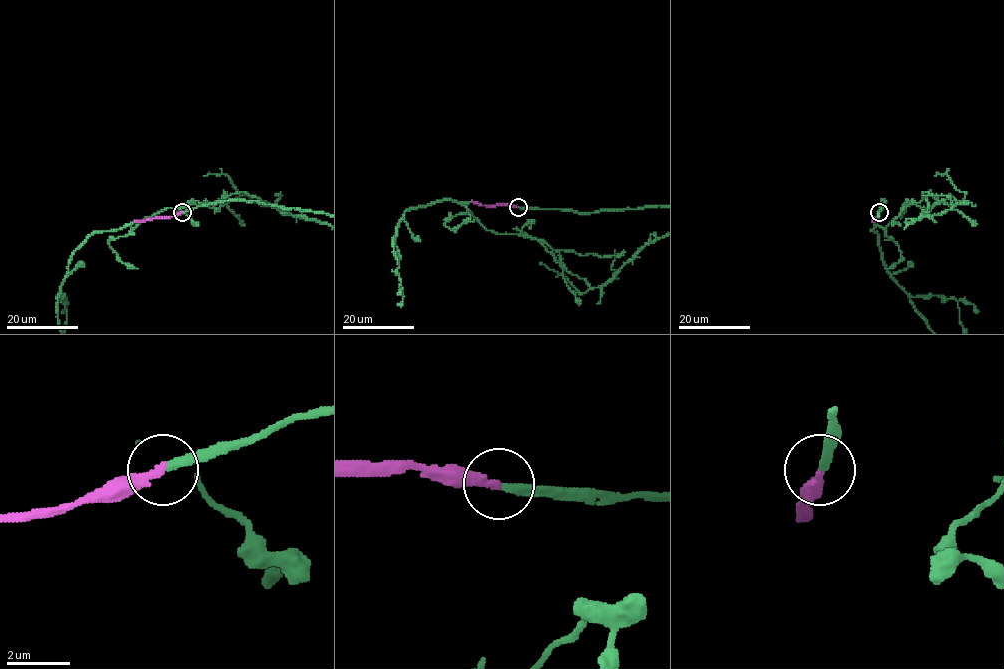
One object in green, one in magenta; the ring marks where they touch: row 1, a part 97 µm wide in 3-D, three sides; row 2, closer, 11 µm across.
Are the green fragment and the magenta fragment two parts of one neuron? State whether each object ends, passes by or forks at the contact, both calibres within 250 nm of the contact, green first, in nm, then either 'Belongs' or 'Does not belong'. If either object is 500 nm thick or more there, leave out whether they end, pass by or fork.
At the ring green ends. At the ring magenta ends. Thickness 280 nm (green) against 280 nm. Belongs

